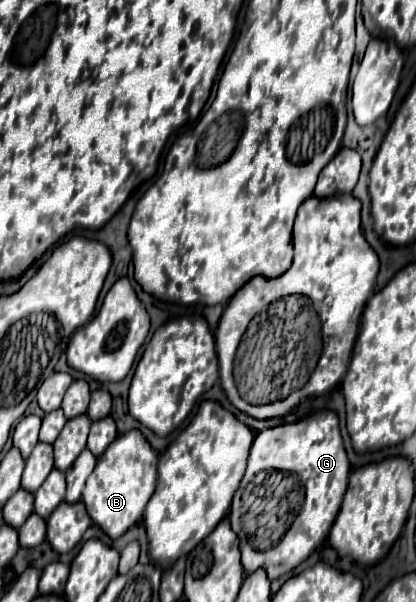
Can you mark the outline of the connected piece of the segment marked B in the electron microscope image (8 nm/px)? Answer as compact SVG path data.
M131 430L115 438L111 446L99 456L95 470L87 478L83 490L83 504L95 524L99 524L113 540L143 518L143 510L155 492L157 482L157 454L139 430Z

